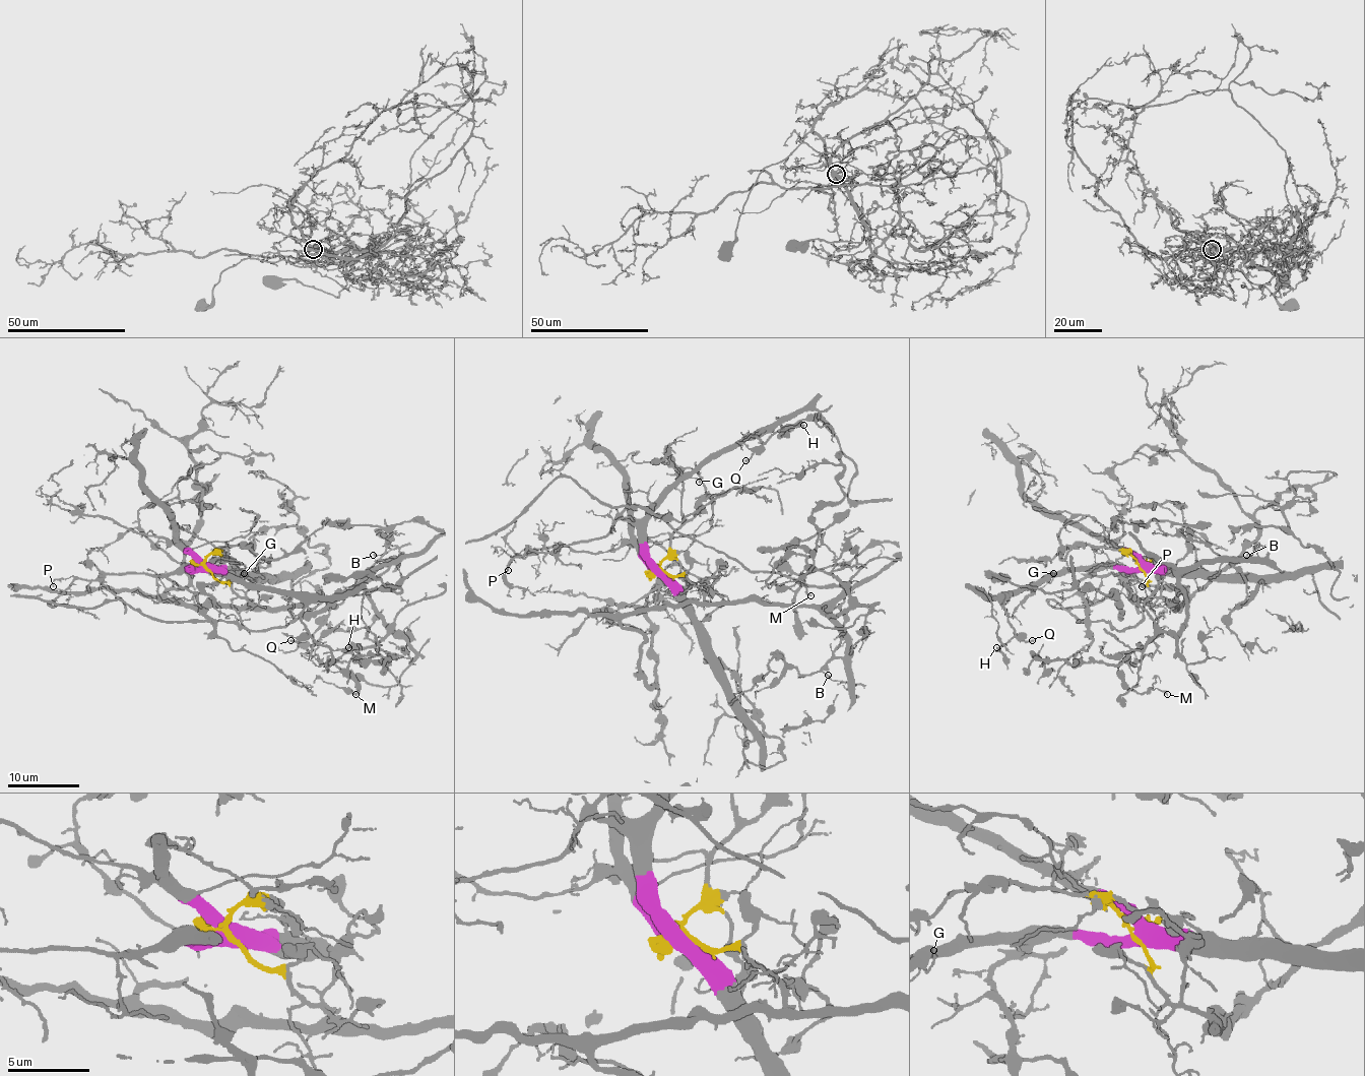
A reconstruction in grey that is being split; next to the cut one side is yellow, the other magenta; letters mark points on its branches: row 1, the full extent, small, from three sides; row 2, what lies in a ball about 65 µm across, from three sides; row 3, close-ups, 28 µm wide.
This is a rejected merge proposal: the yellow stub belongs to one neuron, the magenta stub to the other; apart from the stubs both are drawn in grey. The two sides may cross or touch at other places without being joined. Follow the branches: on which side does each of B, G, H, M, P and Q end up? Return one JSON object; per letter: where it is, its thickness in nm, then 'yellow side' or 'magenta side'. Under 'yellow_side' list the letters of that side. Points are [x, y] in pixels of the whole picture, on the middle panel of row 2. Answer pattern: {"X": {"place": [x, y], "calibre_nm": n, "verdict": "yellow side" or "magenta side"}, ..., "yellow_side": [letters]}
{"B": {"place": [828, 675], "calibre_nm": 120, "verdict": "yellow side"}, "G": {"place": [699, 482], "calibre_nm": 140, "verdict": "magenta side"}, "H": {"place": [803, 425], "calibre_nm": 110, "verdict": "magenta side"}, "M": {"place": [810, 595], "calibre_nm": 170, "verdict": "yellow side"}, "P": {"place": [508, 570], "calibre_nm": 110, "verdict": "magenta side"}, "Q": {"place": [745, 460], "calibre_nm": 200, "verdict": "magenta side"}, "yellow_side": ["B", "M"]}

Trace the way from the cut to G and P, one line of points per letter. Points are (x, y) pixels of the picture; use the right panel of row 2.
G: (1141, 568), (1087, 566), (1055, 573), (1049, 584), (1053, 573)
P: (1141, 568), (1100, 568), (1091, 575), (1116, 573), (1123, 580), (1119, 576), (1135, 578), (1141, 585)

